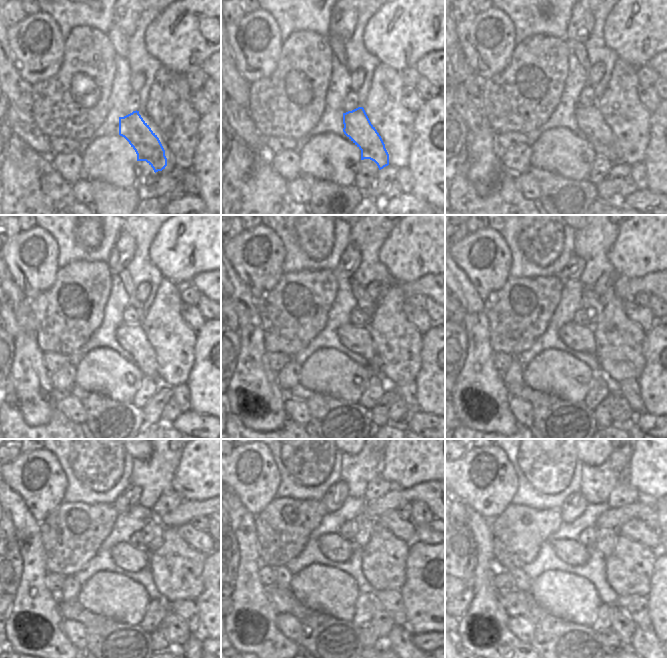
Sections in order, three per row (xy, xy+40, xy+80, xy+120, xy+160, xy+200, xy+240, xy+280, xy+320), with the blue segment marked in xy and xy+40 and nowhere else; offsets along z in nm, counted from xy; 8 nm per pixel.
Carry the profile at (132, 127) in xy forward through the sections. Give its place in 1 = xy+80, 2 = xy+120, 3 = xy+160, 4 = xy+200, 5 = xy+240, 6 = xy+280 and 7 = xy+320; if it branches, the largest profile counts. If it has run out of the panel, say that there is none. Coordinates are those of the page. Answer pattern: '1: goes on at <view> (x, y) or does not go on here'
1: goes on at xy+80 (589, 131)
2: goes on at xy+120 (133, 340)
3: goes on at xy+160 (357, 339)
4: goes on at xy+200 (581, 338)
5: goes on at xy+240 (132, 560)
6: goes on at xy+280 (352, 558)
7: goes on at xy+320 (562, 551)

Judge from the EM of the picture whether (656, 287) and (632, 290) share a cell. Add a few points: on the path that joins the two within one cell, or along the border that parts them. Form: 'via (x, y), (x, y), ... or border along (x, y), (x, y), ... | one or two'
via (650, 287), (638, 287) | one

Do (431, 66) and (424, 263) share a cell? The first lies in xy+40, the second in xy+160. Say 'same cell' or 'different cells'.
different cells

